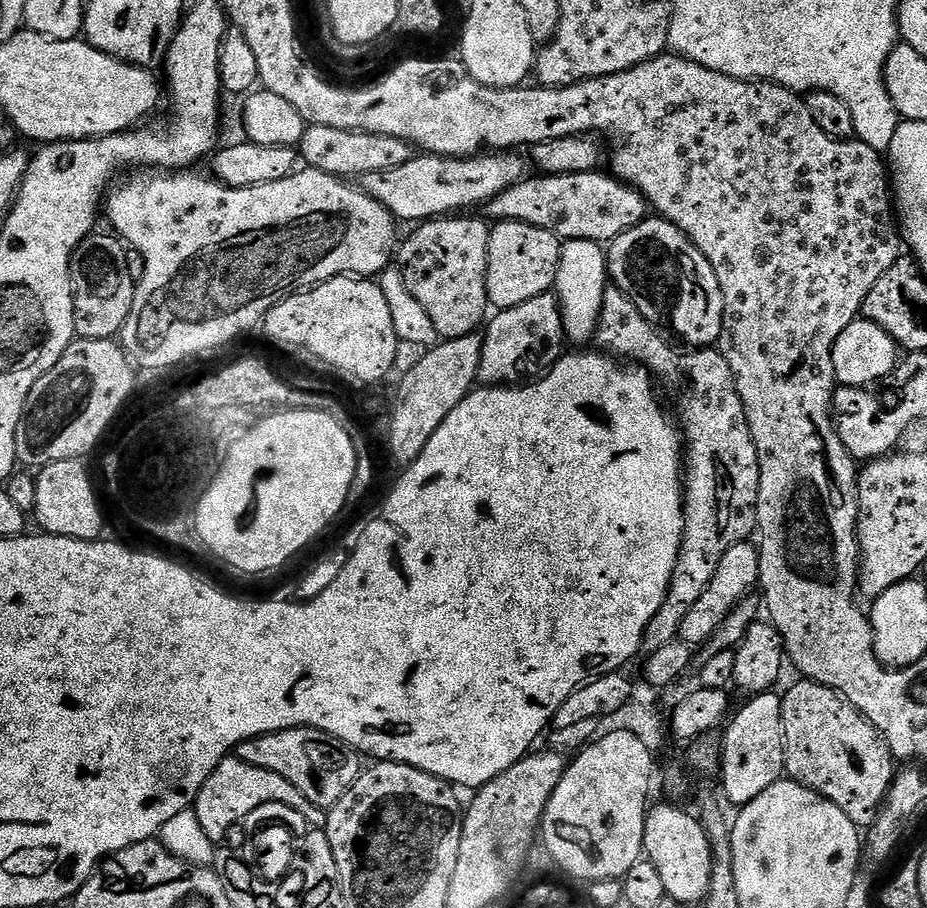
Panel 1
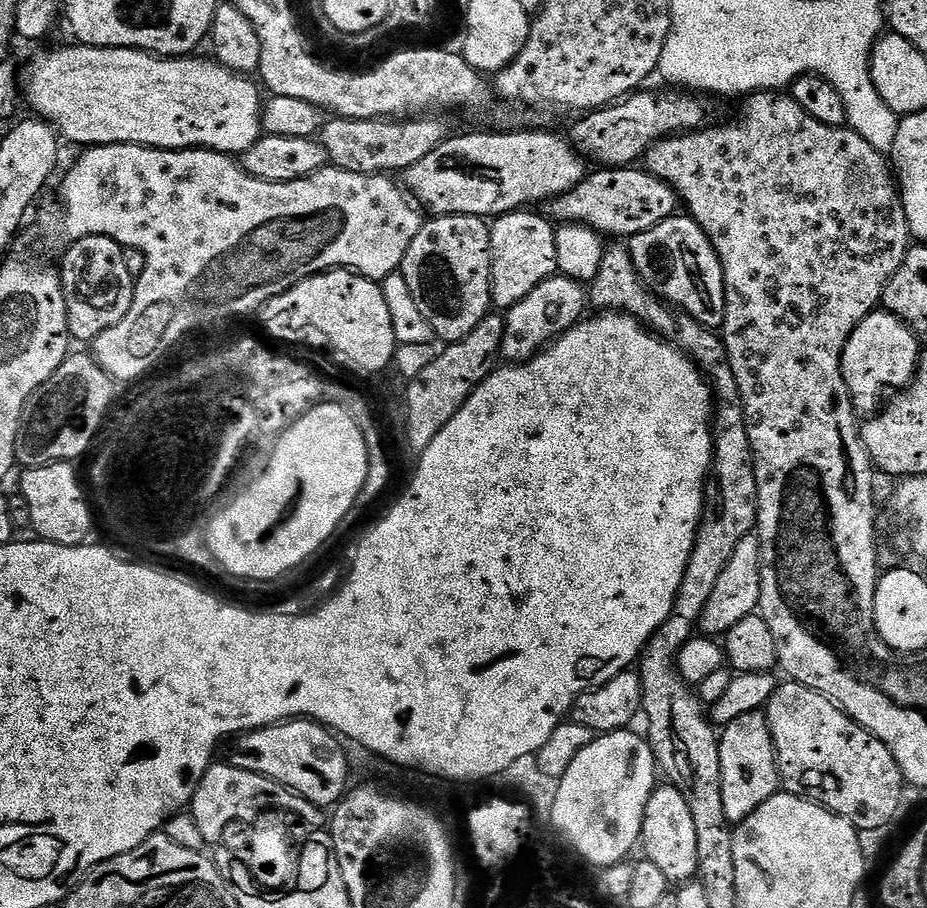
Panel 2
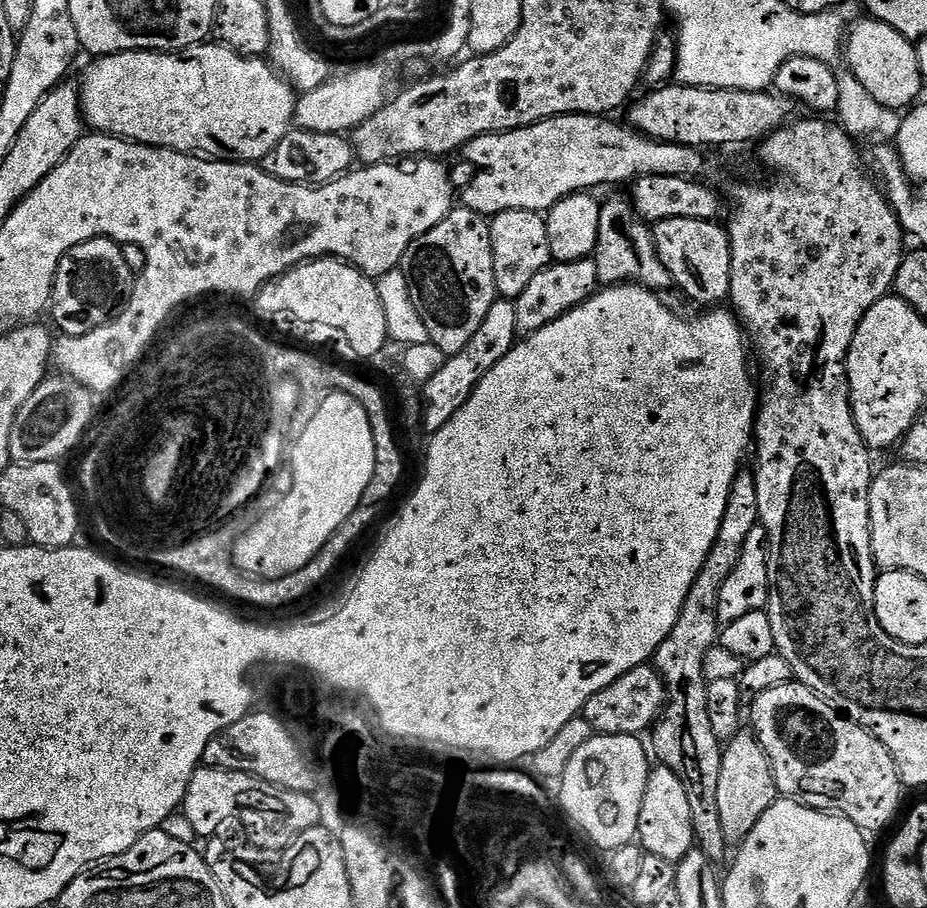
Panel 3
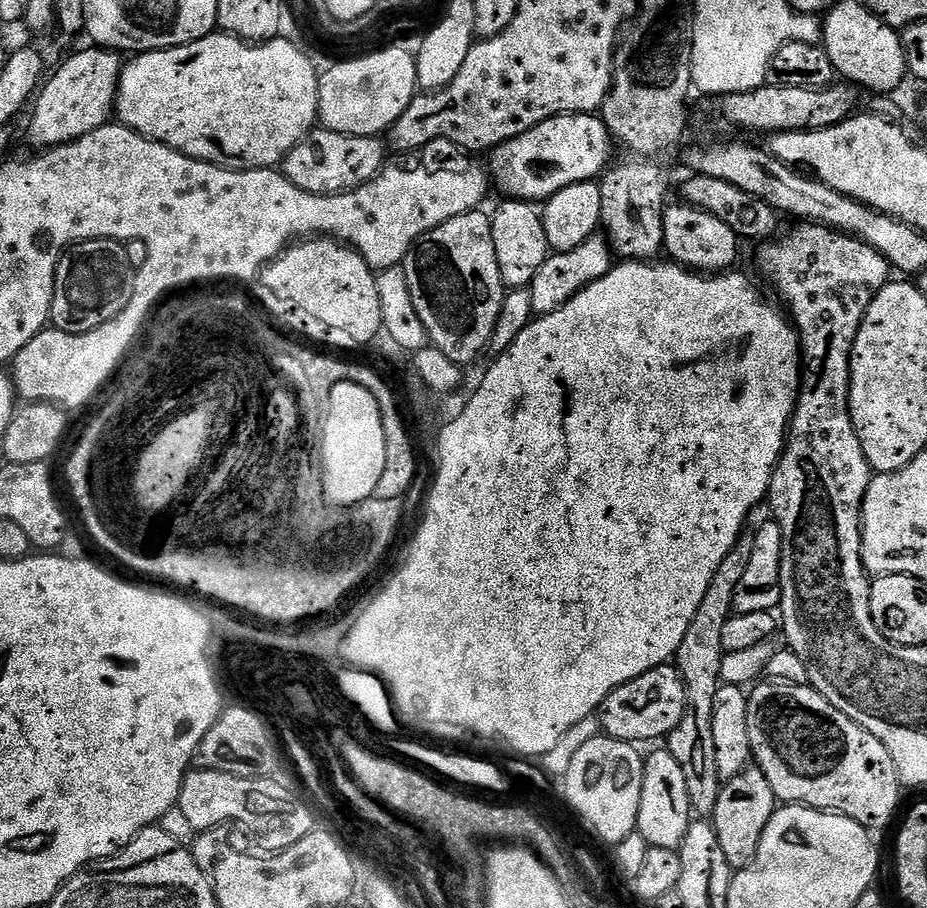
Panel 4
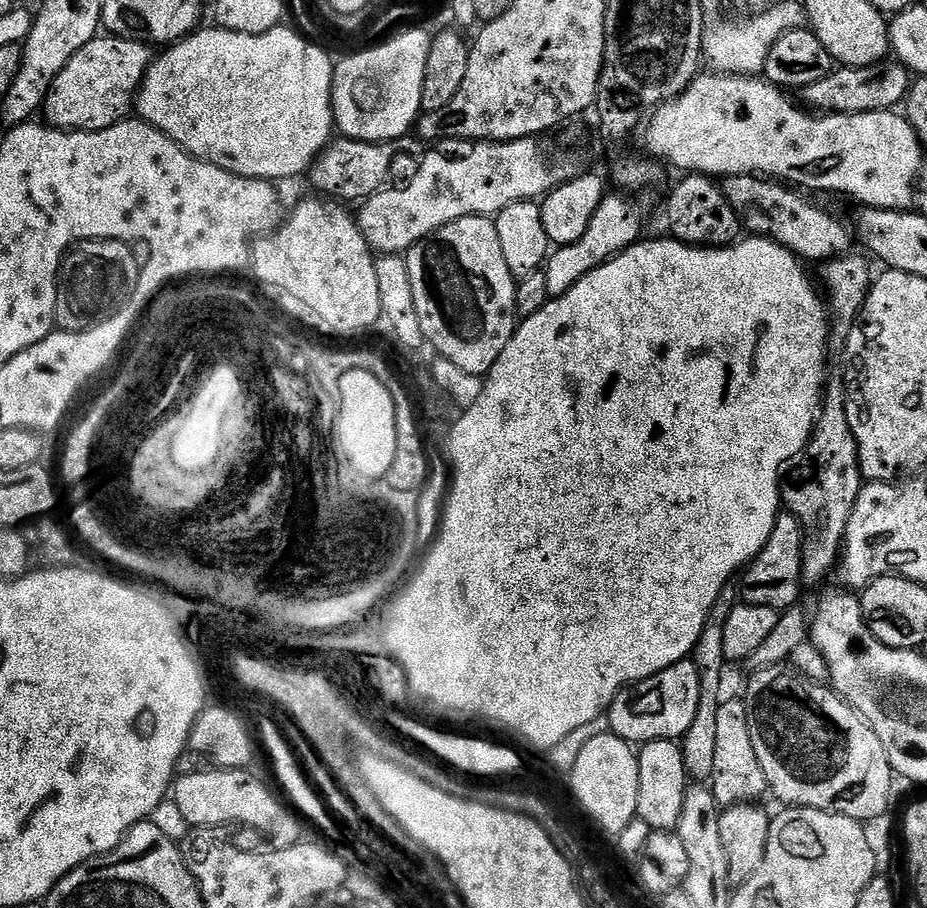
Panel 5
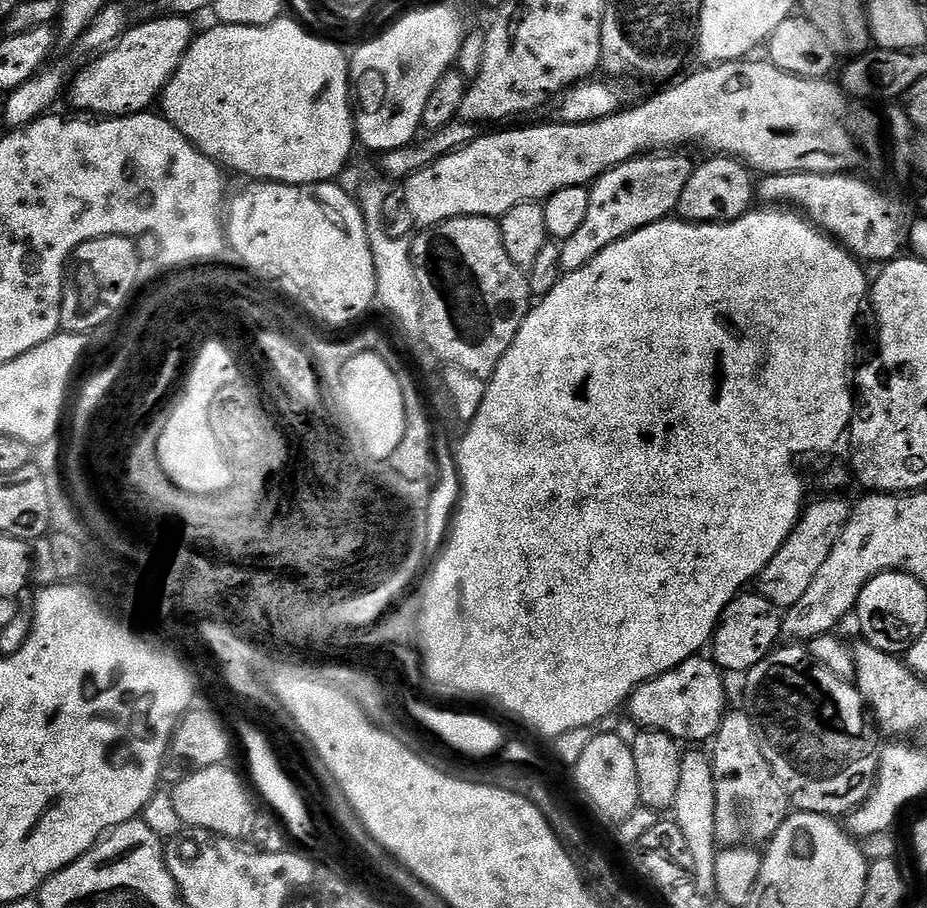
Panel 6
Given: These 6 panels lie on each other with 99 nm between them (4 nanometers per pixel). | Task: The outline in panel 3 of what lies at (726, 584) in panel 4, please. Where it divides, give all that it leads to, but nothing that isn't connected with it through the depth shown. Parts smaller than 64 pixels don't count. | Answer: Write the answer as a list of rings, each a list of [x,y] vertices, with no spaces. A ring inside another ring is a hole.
[[[744,470],[741,471],[740,475],[737,476],[736,481],[734,482],[734,486],[732,487],[732,493],[730,494],[730,502],[728,503],[728,505],[726,506],[726,514],[724,515],[724,517],[722,518],[722,526],[720,527],[720,529],[718,530],[718,538],[716,539],[716,541],[714,542],[714,546],[712,547],[712,549],[710,550],[710,554],[708,555],[708,557],[706,558],[706,562],[704,563],[704,565],[702,566],[702,570],[700,571],[700,573],[698,575],[696,575],[696,578],[694,580],[694,586],[692,586],[690,588],[690,594],[688,594],[686,596],[686,602],[684,603],[684,605],[682,606],[682,614],[680,614],[678,616],[678,622],[676,622],[674,624],[674,630],[672,630],[670,632],[670,634],[668,635],[668,637],[666,638],[666,642],[662,642],[662,646],[658,646],[658,650],[656,651],[655,657],[654,657],[654,667],[656,669],[657,672],[660,673],[660,677],[662,677],[662,679],[664,680],[664,685],[666,686],[666,690],[668,691],[668,702],[667,704],[664,705],[664,710],[663,712],[660,713],[660,718],[659,720],[656,721],[654,727],[651,729],[650,732],[650,737],[652,736],[652,748],[651,751],[654,753],[655,756],[655,752],[656,751],[656,756],[659,761],[659,763],[661,765],[663,765],[663,767],[665,768],[669,768],[670,770],[674,770],[674,774],[678,774],[678,778],[682,778],[682,786],[684,787],[684,789],[686,790],[686,798],[687,800],[690,802],[690,822],[692,823],[692,825],[694,826],[694,838],[696,839],[696,843],[695,843],[695,847],[702,853],[702,854],[706,854],[706,858],[710,858],[711,860],[713,860],[714,862],[720,862],[720,859],[723,858],[724,855],[726,855],[725,857],[727,857],[729,855],[730,852],[730,845],[726,842],[726,834],[722,834],[722,817],[720,817],[718,815],[718,774],[720,773],[720,758],[722,755],[722,742],[720,741],[720,739],[718,739],[716,737],[716,735],[714,734],[714,730],[712,729],[712,727],[710,726],[710,714],[709,712],[706,710],[706,690],[708,689],[708,685],[709,682],[707,680],[707,678],[705,678],[704,676],[704,663],[706,662],[706,654],[710,654],[710,650],[712,648],[717,647],[719,638],[720,638],[720,633],[722,631],[722,625],[720,623],[720,619],[718,618],[718,594],[721,593],[722,591],[722,586],[724,585],[724,583],[726,582],[726,578],[730,578],[730,574],[732,573],[732,571],[734,570],[734,566],[738,566],[738,558],[742,558],[742,546],[746,546],[746,538],[749,537],[750,535],[750,530],[754,530],[756,527],[758,527],[758,525],[760,524],[760,515],[758,514],[758,494],[756,493],[756,477],[755,475],[753,475],[753,473],[751,471],[748,470]]]

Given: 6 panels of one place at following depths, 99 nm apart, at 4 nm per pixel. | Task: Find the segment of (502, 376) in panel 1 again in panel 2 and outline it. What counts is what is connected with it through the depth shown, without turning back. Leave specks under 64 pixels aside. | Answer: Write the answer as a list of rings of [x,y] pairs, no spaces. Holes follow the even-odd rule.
[[[557,274],[542,282],[522,302],[507,309],[504,316],[504,337],[500,347],[501,357],[513,365],[523,364],[540,355],[556,337],[585,319],[584,304],[589,303],[585,285],[563,274]]]

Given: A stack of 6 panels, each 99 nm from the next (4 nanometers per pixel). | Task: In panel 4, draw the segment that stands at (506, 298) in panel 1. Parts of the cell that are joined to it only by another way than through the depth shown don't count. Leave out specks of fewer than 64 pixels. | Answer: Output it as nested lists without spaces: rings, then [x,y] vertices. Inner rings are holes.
[[[527,200],[503,201],[491,213],[494,254],[498,254],[498,270],[504,279],[505,289],[529,287],[538,270],[548,261],[550,249],[546,238],[546,226],[541,209]]]

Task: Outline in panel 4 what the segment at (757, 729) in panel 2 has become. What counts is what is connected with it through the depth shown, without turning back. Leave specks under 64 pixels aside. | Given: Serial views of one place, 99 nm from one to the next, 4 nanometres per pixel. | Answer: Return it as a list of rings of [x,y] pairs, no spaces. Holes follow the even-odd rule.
[[[755,766],[742,769],[721,787],[718,806],[713,810],[710,822],[716,827],[722,854],[726,854],[726,862],[733,870],[746,868],[756,857],[758,842],[777,807],[778,801],[774,790],[770,790],[770,782],[766,782],[766,774]]]

